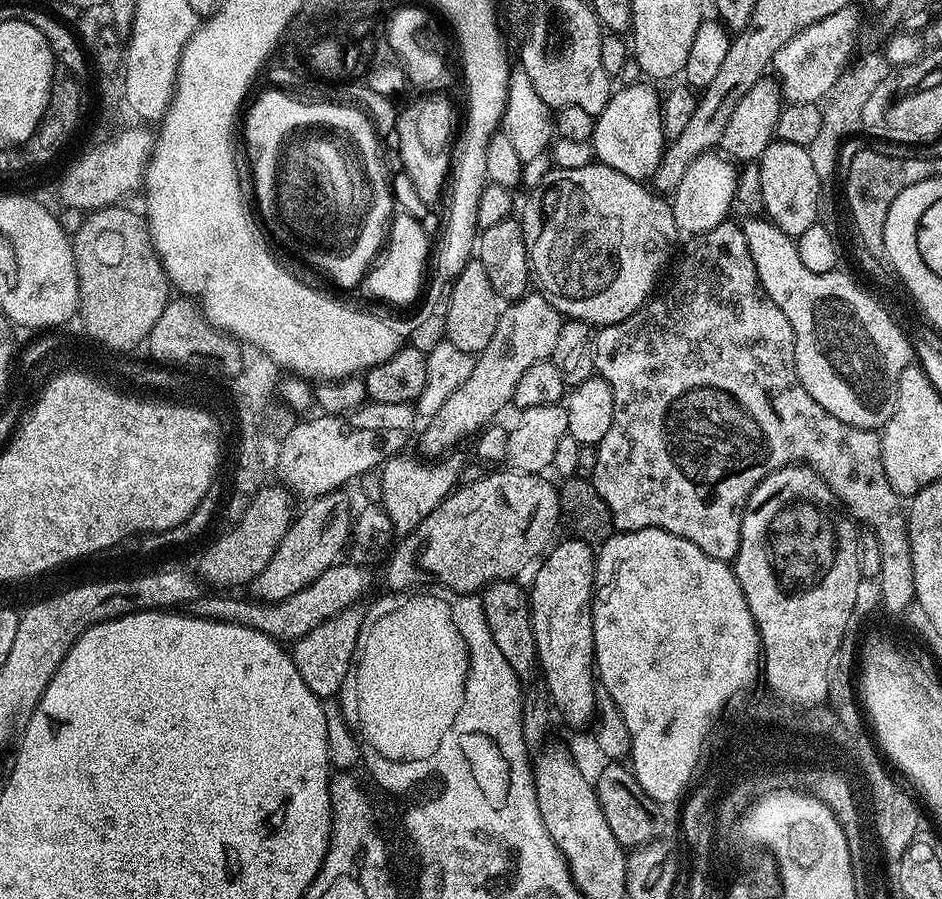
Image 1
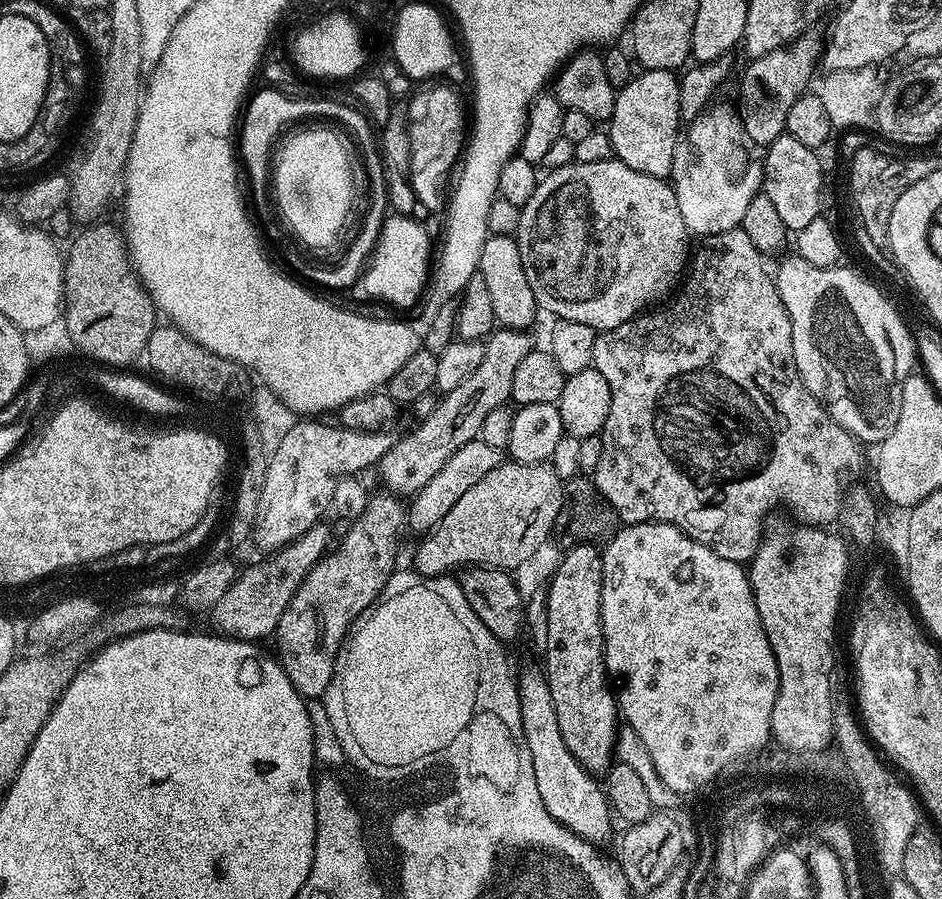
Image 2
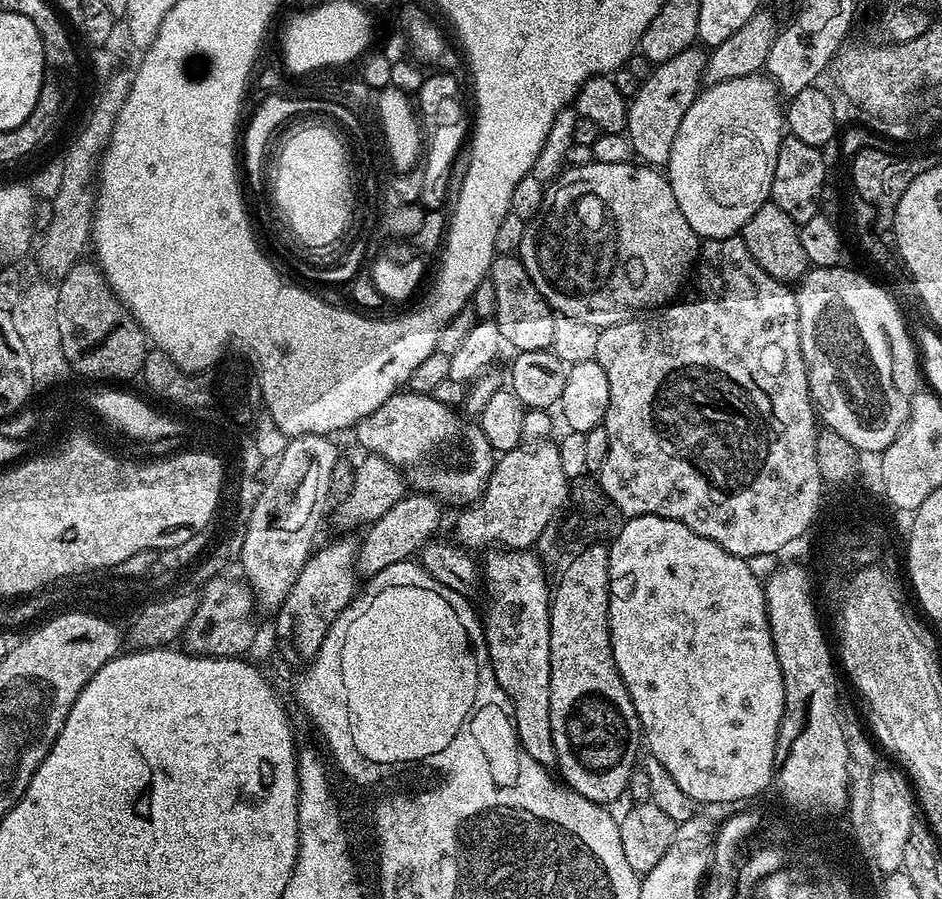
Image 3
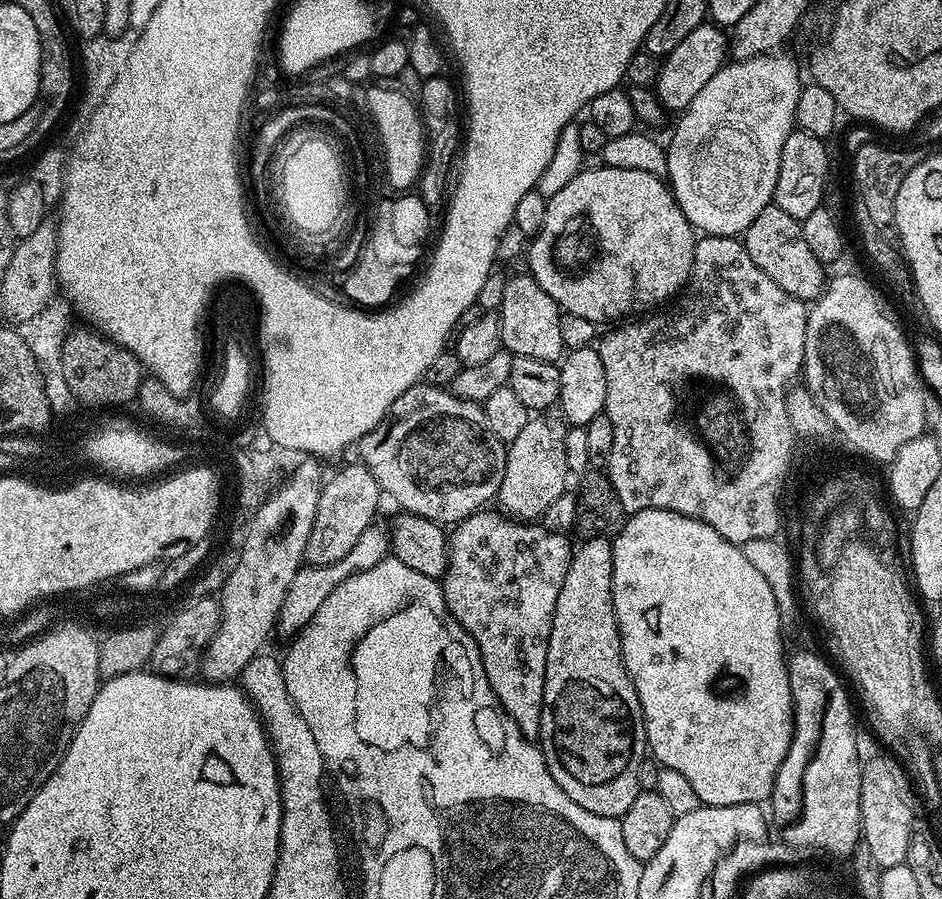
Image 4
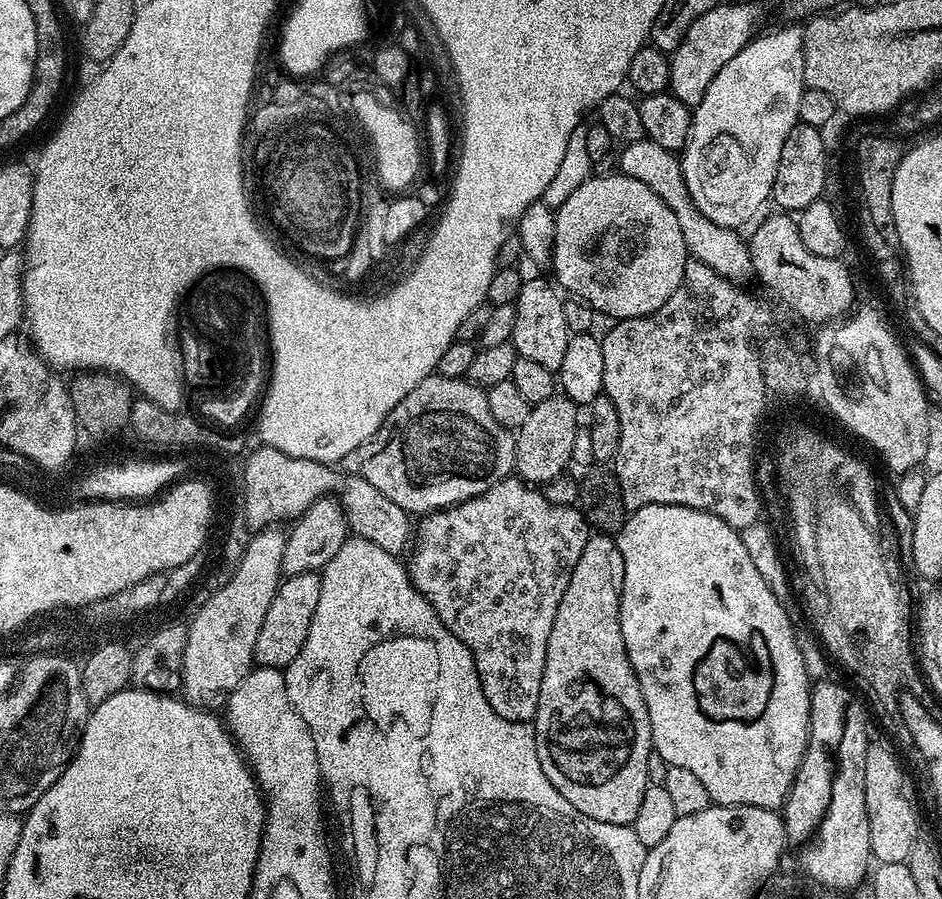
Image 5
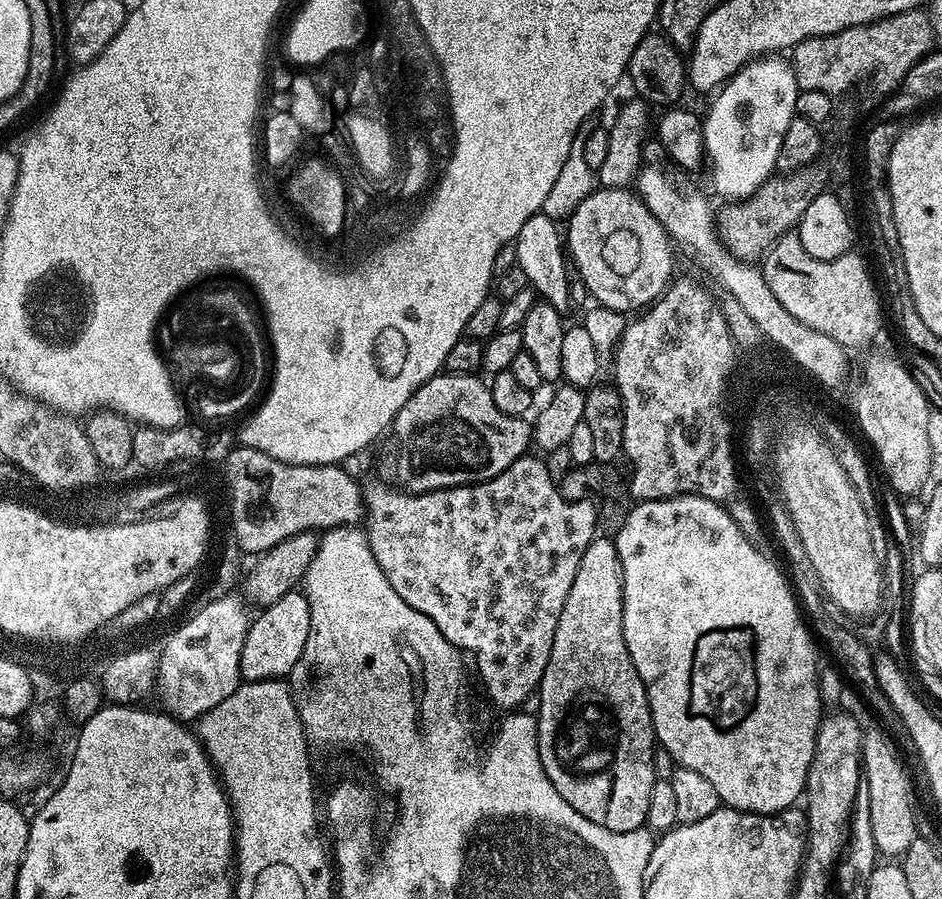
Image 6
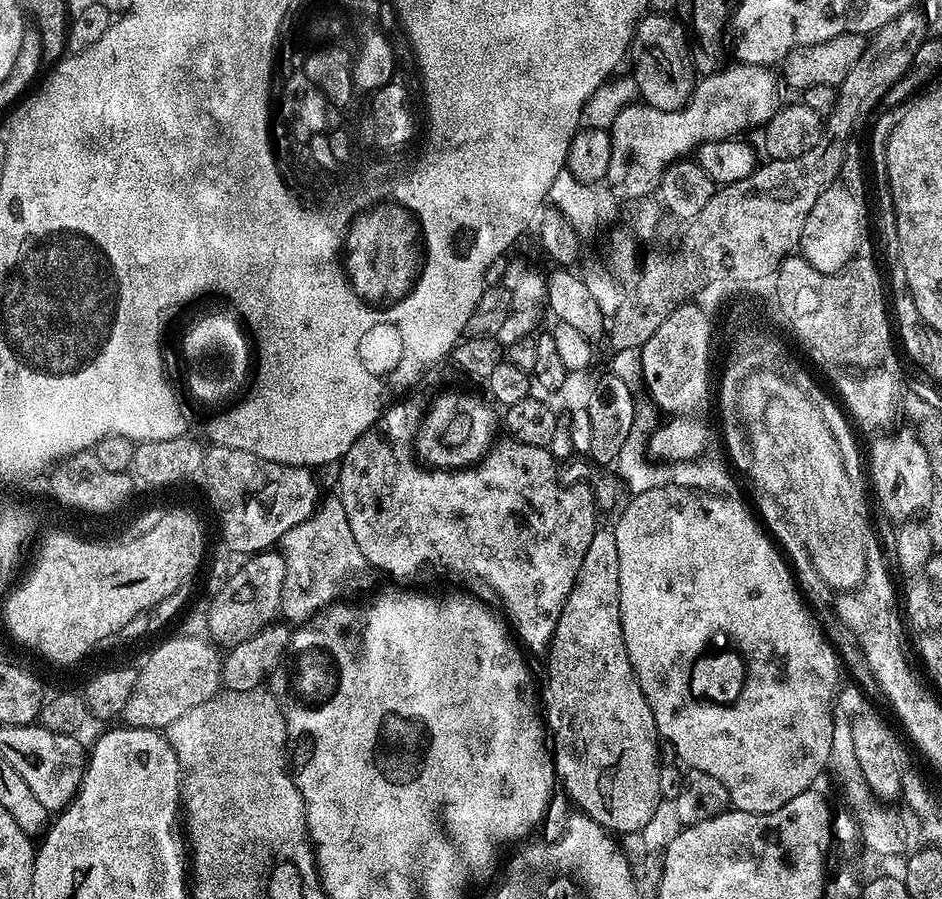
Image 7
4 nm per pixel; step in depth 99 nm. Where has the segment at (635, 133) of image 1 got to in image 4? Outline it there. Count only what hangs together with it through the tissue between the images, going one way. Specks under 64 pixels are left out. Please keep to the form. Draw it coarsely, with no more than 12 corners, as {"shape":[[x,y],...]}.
{"shape":[[705,22],[659,65],[654,91],[684,110],[724,67],[730,40]]}

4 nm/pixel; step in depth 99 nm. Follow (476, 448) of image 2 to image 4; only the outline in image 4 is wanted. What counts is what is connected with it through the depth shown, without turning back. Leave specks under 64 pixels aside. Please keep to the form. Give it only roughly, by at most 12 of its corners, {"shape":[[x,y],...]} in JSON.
{"shape":[[362,530],[333,564],[298,570],[275,631],[295,637],[346,578],[389,559],[390,532]]}

